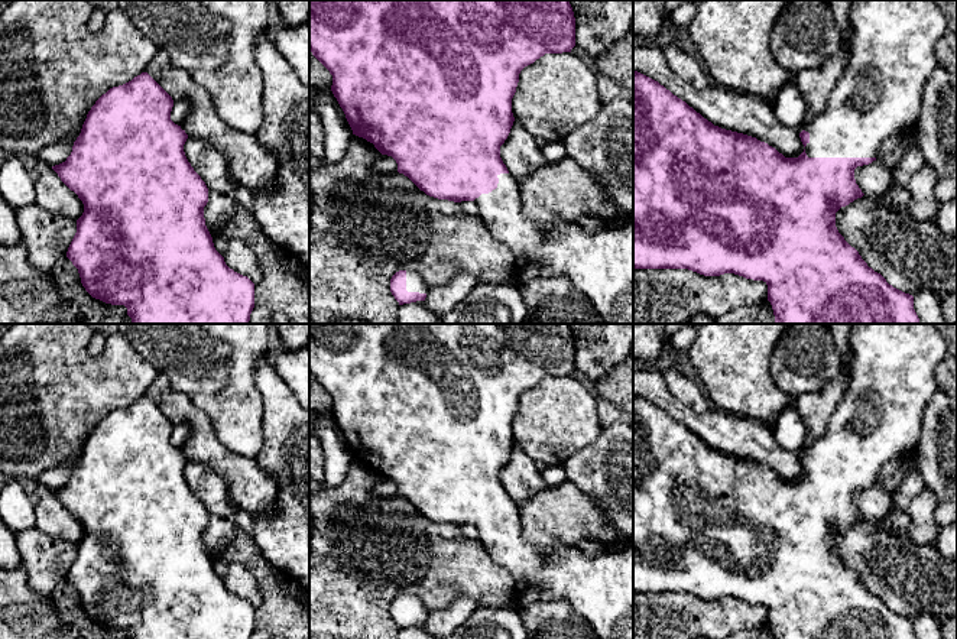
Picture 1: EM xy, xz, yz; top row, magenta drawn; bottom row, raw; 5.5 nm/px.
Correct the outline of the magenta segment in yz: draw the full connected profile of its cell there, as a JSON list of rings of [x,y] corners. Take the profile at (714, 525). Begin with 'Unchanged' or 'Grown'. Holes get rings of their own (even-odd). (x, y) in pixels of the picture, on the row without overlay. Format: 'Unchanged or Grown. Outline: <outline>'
Grown. Outline: [[[850,324],[849,344],[851,370],[847,389],[825,432],[799,457],[805,473],[798,481],[785,481],[756,461],[714,450],[658,405],[633,395],[633,593],[688,593],[704,600],[734,597],[763,604],[773,639],[917,639],[914,620],[889,609],[838,557],[836,536],[864,519],[856,507],[854,493],[876,484],[877,473],[889,460],[917,453],[928,402],[938,389],[935,373],[945,357],[947,343],[934,324]]]

